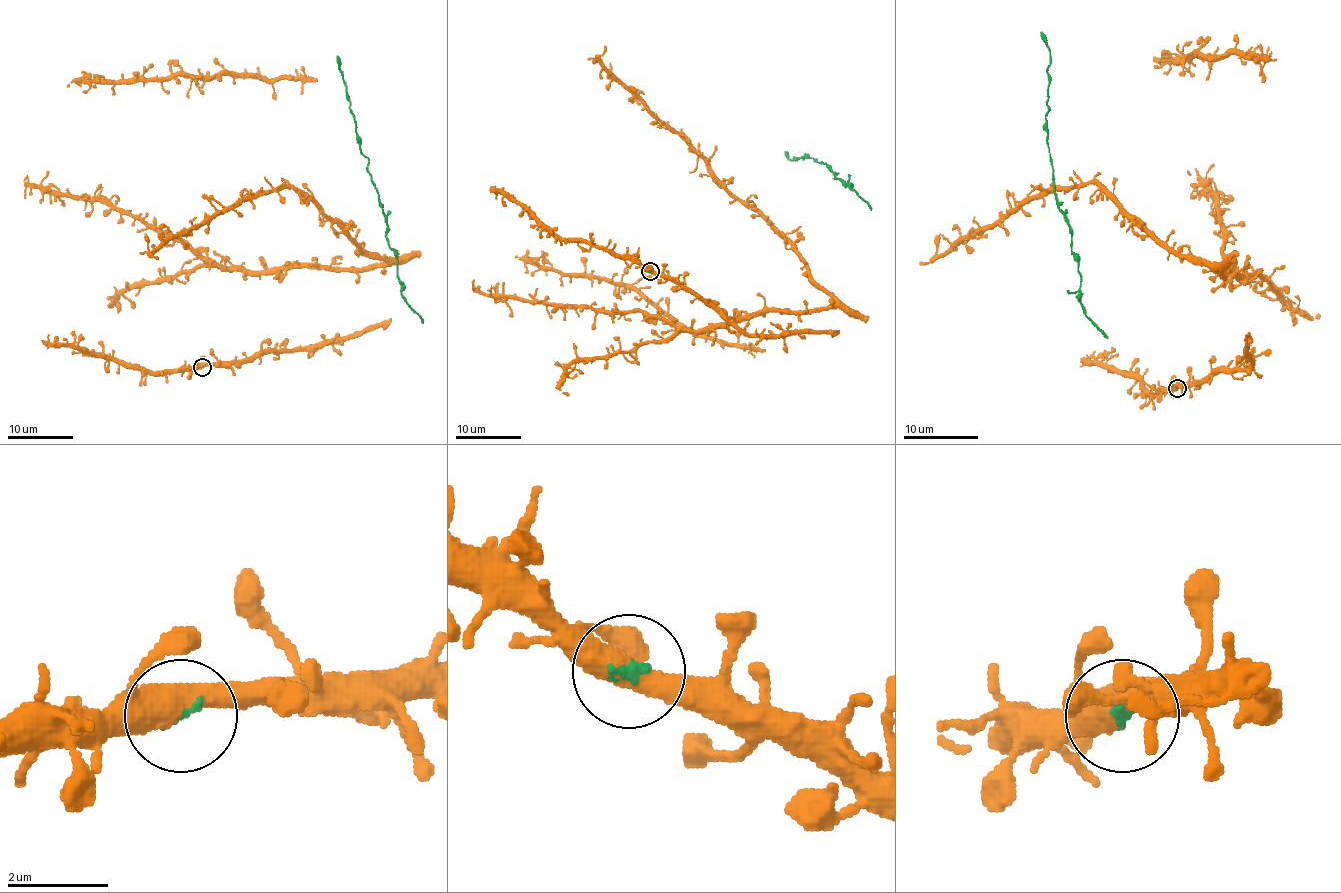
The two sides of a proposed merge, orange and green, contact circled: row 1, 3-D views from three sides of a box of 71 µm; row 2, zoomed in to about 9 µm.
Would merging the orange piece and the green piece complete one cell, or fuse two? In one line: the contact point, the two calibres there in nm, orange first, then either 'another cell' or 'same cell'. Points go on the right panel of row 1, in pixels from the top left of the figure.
(1177, 388) | 480/120 nm | same cell

